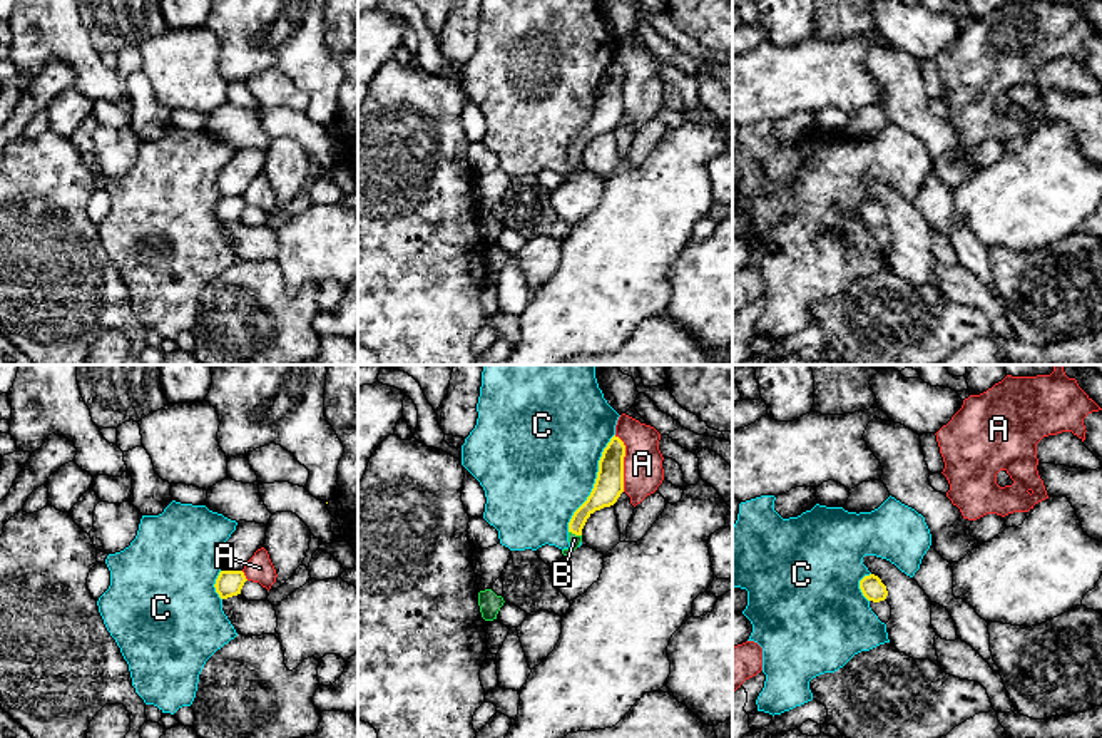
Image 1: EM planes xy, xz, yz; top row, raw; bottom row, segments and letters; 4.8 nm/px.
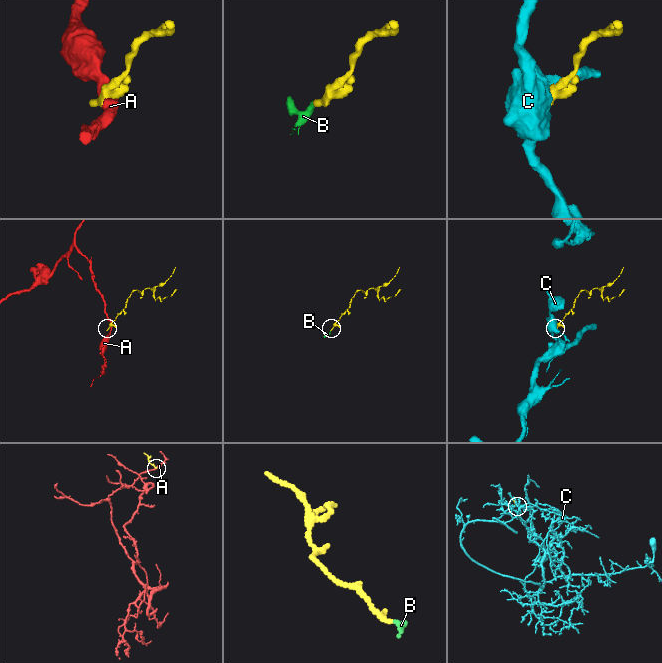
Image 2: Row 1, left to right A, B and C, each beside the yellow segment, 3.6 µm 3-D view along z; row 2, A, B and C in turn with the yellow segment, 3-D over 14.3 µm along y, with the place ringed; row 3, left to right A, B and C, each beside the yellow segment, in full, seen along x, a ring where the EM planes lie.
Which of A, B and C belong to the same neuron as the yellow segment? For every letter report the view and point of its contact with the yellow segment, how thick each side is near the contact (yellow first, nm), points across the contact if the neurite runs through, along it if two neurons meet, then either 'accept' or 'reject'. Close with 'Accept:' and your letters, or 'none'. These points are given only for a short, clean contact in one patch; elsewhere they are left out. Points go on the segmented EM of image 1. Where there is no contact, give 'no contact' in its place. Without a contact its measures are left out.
A: xz (622, 462) | 140/190 nm | along xz (614, 435), (624, 445), (624, 491) | reject
B: xz (576, 534) | 130/50 nm | across xz (606, 492), (579, 517), (576, 534), (574, 539) | accept
C: xz (596, 482) | 140/480 nm | reject
Accept: B

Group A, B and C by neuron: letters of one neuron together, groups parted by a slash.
A / B / C

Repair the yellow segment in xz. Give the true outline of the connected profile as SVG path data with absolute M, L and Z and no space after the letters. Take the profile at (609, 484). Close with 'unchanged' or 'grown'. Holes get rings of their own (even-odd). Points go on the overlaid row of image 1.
M614 435L599 460L599 472L590 495L574 512L569 522L570 547L562 551L564 556L570 554L580 546L582 529L587 519L595 510L614 505L624 492L624 457L625 445L619 437Z; grown

